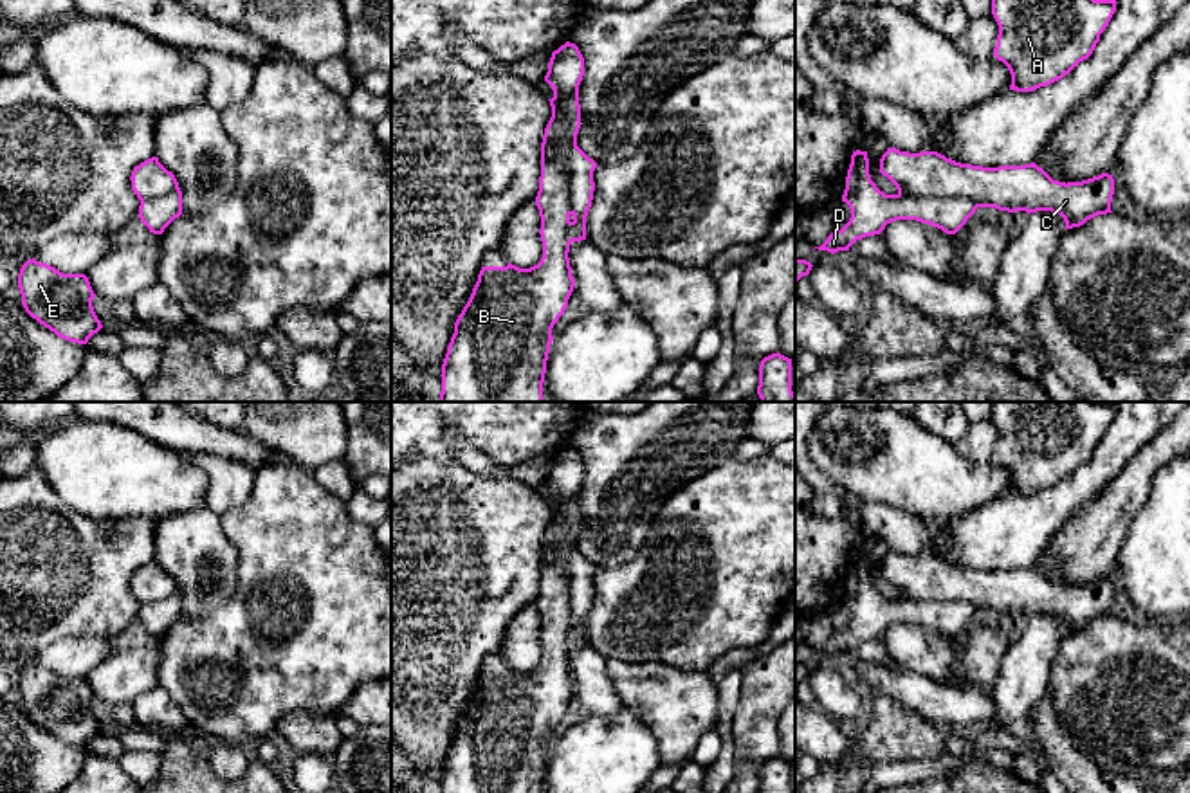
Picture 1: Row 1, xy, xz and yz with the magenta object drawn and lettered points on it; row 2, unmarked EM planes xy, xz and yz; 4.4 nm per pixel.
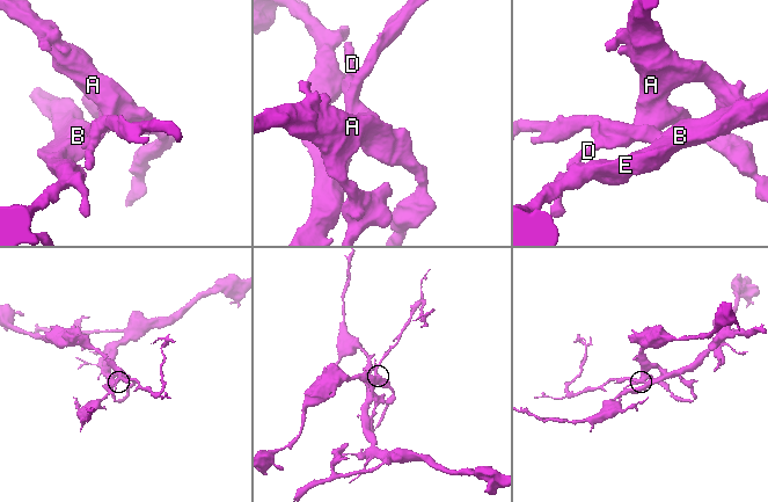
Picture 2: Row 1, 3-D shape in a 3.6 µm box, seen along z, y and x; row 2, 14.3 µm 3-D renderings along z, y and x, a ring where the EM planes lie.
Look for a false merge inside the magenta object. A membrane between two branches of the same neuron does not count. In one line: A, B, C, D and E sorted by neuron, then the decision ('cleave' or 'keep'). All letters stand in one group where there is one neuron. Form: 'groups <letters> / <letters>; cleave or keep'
groups A B C D E; keep

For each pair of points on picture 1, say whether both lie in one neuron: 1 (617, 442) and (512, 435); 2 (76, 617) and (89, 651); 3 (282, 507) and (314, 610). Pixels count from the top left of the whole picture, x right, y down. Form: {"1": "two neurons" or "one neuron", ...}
{"1": "two neurons", "2": "two neurons", "3": "one neuron"}

